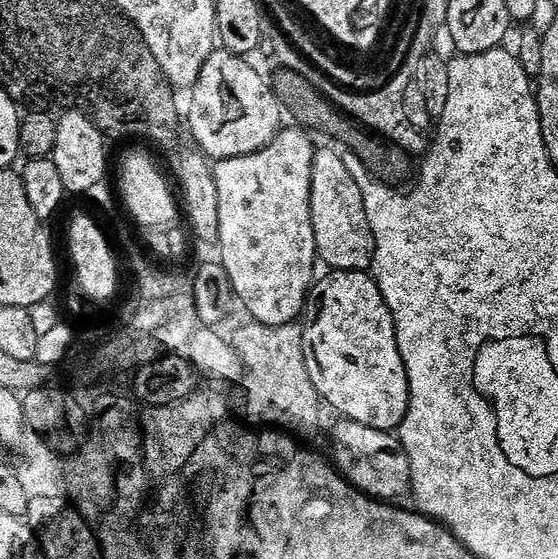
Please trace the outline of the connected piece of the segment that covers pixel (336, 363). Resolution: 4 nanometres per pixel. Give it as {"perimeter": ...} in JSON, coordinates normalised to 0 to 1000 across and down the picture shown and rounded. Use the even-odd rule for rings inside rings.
{"perimeter":[[[595,483],[586,490],[590,494],[581,494],[575,501],[572,496],[557,510],[548,531],[548,567],[552,565],[552,574],[543,574],[541,592],[545,596],[545,653],[556,669],[556,683],[563,683],[563,698],[570,698],[575,717],[586,728],[590,723],[599,735],[611,737],[608,742],[615,750],[633,751],[649,762],[663,762],[679,773],[703,773],[715,767],[731,732],[731,678],[728,676],[728,662],[710,610],[710,580],[703,574],[703,558],[695,553],[695,542],[688,538],[681,515],[659,487],[606,487]]]}

